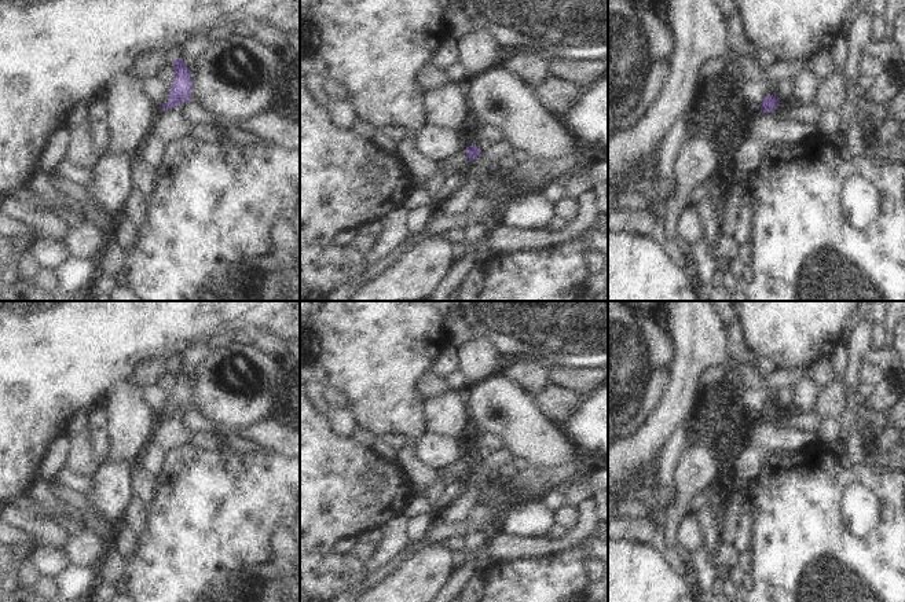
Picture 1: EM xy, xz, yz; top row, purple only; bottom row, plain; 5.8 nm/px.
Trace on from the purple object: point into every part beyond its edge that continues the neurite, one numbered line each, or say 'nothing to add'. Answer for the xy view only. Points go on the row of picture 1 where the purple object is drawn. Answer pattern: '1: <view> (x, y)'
nothing to add.

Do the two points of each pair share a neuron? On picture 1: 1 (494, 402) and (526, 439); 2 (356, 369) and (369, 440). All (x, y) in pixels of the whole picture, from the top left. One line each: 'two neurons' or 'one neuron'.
1: one neuron
2: two neurons

